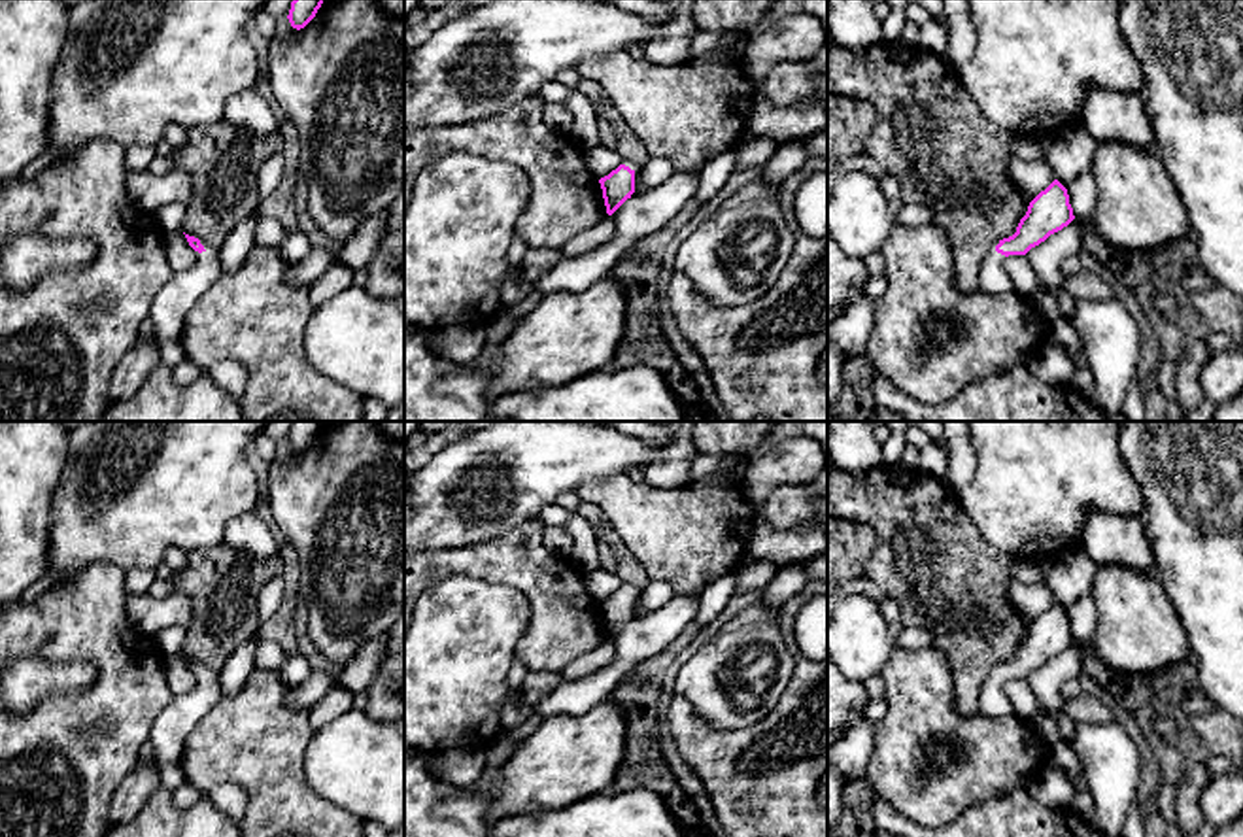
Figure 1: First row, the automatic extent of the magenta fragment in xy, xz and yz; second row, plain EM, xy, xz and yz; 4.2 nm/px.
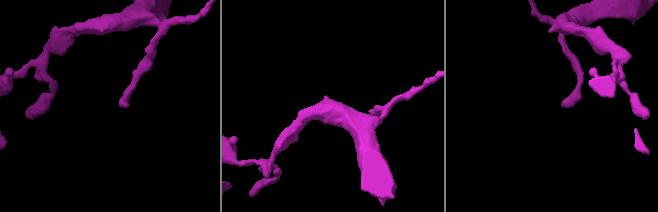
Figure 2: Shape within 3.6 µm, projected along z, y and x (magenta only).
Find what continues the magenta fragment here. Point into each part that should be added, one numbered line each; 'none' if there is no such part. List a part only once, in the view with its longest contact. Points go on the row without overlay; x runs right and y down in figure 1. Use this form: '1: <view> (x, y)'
1: yz (992, 701)

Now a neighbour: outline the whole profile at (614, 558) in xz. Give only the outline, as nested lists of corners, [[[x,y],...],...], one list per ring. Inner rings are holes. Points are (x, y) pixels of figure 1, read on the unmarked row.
[[[582,503],[578,514],[591,525],[595,533],[599,567],[614,574],[631,593],[640,593],[650,584],[648,572],[622,542],[604,512],[595,504]]]

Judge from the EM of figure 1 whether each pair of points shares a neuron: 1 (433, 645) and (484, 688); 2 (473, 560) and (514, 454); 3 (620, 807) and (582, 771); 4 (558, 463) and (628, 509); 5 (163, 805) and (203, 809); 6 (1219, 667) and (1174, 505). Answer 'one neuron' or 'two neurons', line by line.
1: one neuron
2: two neurons
3: two neurons
4: two neurons
5: one neuron
6: one neuron

